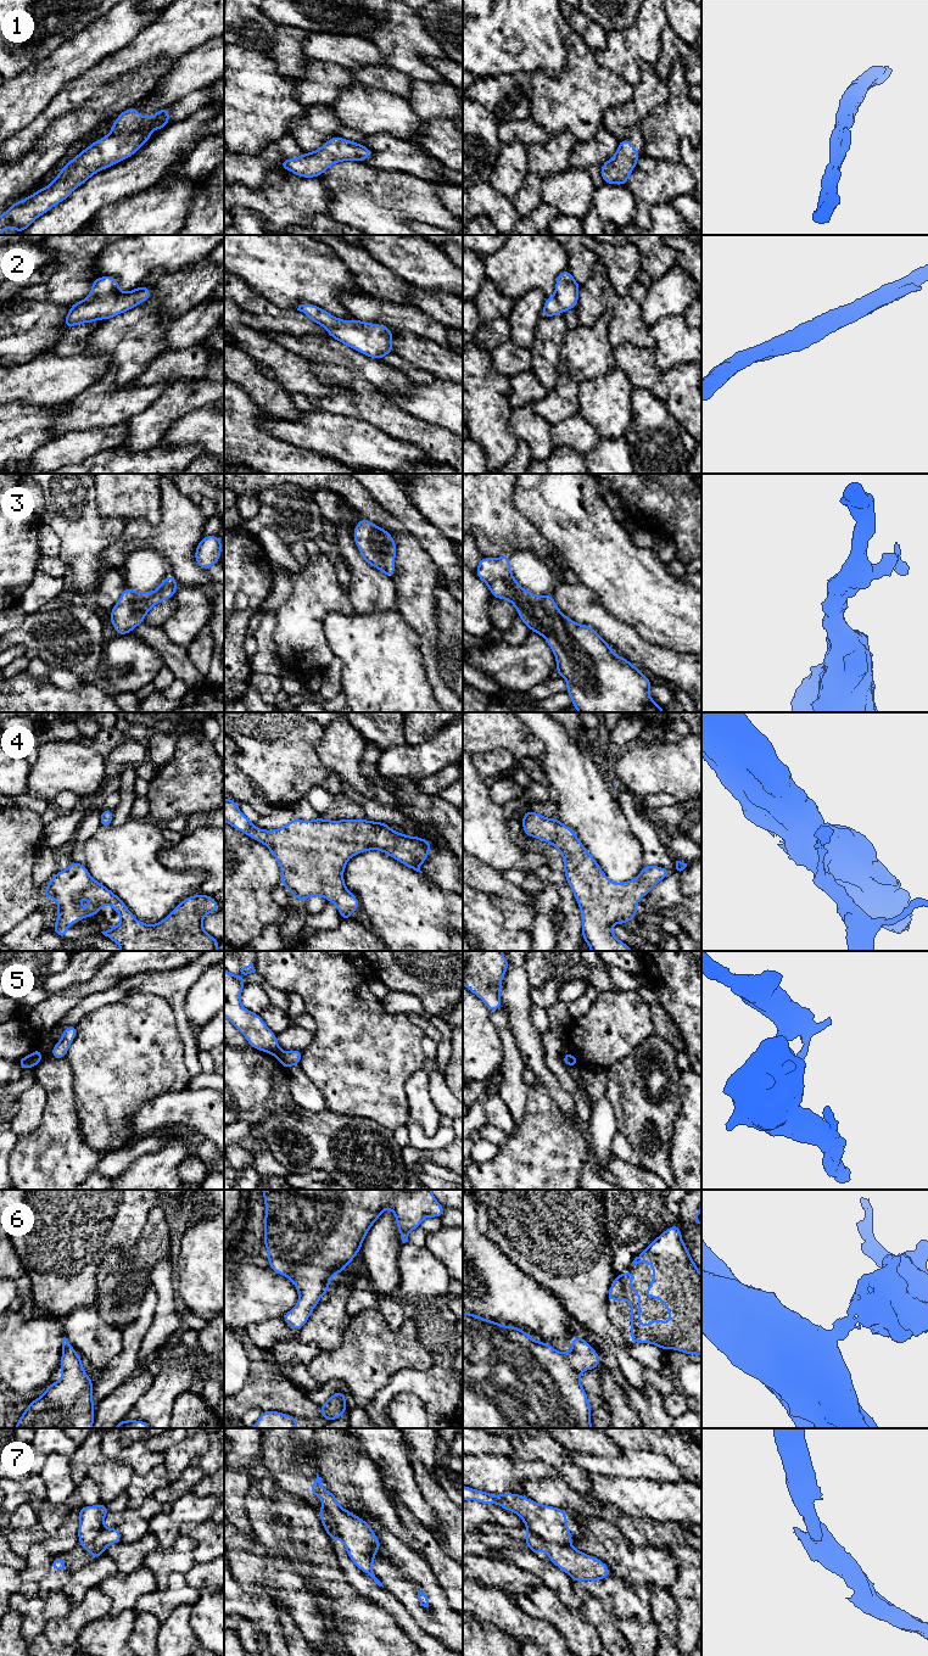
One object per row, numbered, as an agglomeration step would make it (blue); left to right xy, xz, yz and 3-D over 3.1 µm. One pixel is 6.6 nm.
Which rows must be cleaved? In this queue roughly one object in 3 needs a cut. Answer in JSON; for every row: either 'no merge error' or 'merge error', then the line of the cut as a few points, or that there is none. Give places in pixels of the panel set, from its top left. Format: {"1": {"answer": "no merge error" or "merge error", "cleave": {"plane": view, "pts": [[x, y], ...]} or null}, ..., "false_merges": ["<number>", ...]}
{"1": {"answer": "no merge error", "cleave": null}, "2": {"answer": "no merge error", "cleave": null}, "3": {"answer": "no merge error", "cleave": null}, "4": {"answer": "no merge error", "cleave": null}, "5": {"answer": "merge error", "cleave": {"plane": "xz", "pts": [[280, 1050], [275, 1056]]}}, "6": {"answer": "no merge error", "cleave": null}, "7": {"answer": "merge error", "cleave": {"plane": "yz", "pts": [[529, 1529], [548, 1542], [570, 1545]]}}, "false_merges": ["5", "7"]}

